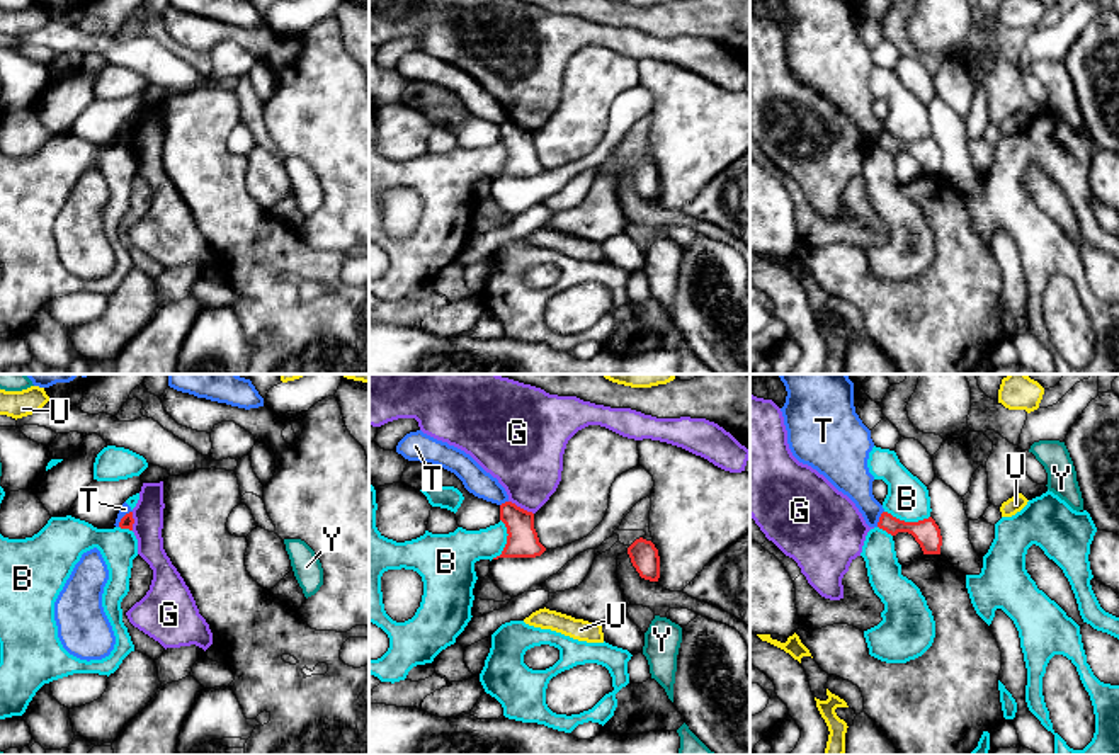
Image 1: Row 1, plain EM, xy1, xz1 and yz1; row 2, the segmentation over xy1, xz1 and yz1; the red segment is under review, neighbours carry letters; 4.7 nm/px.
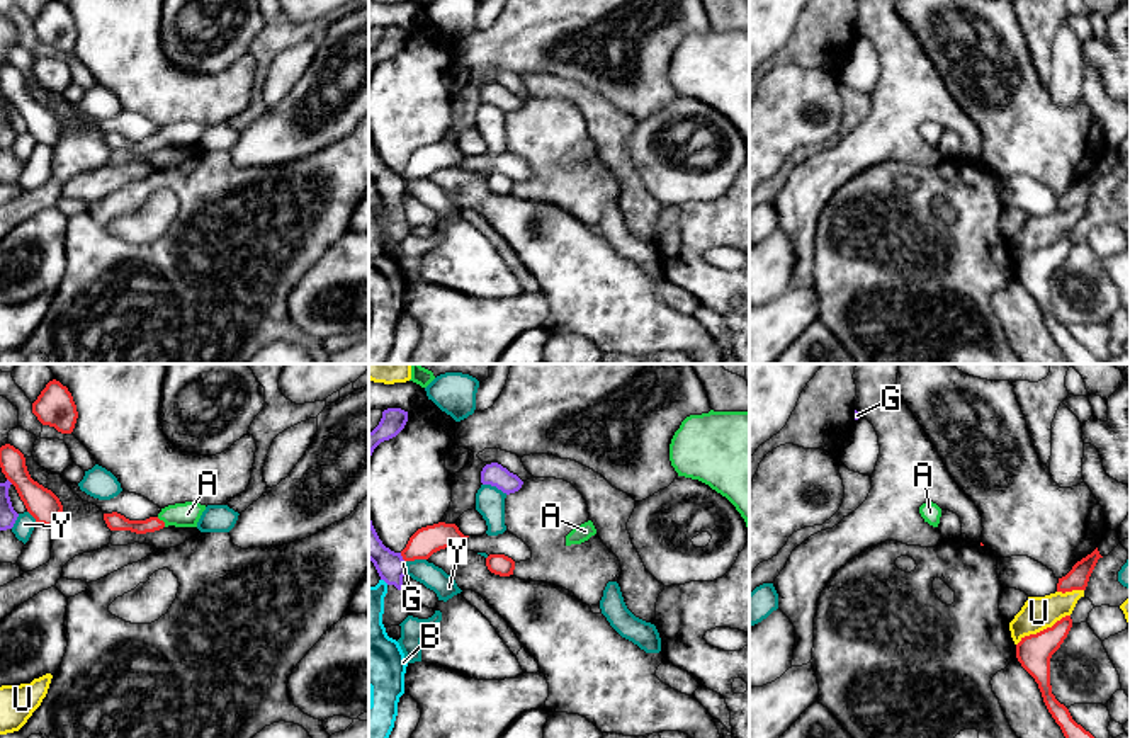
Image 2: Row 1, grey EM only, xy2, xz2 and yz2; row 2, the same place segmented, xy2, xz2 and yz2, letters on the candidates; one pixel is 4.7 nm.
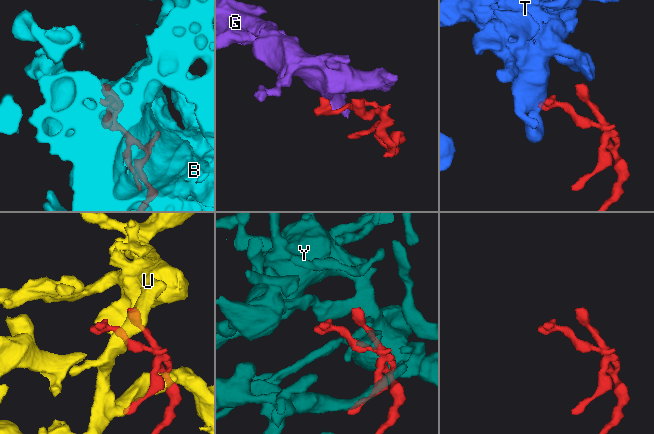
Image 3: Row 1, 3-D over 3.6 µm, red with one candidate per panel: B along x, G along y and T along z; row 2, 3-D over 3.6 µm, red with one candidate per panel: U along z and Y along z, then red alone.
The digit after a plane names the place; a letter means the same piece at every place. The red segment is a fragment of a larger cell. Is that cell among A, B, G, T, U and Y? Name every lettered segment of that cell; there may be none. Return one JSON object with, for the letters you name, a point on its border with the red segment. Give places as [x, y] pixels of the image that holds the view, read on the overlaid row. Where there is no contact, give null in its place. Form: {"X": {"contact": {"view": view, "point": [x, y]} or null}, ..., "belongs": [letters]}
{"A": {"contact": {"view": "xy2", "point": [162, 521]}}, "belongs": ["A"]}

